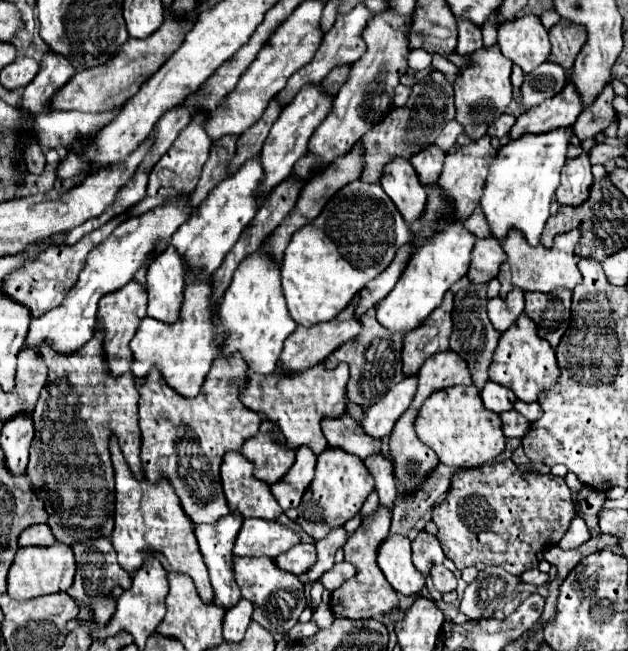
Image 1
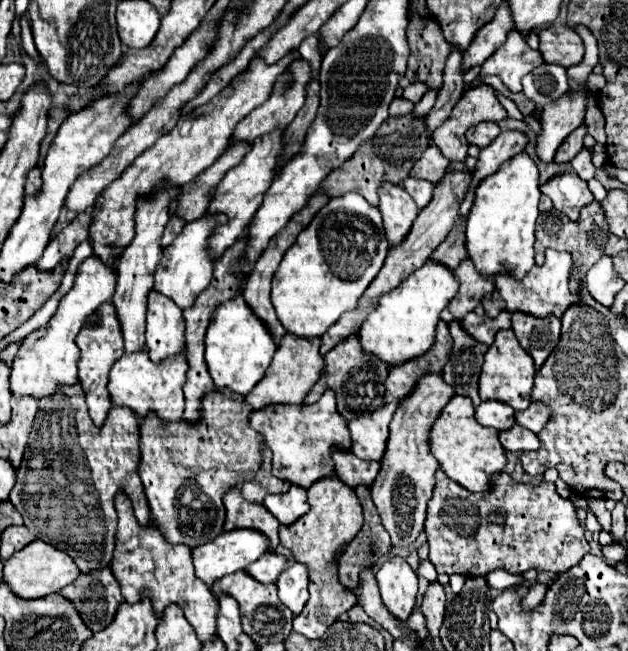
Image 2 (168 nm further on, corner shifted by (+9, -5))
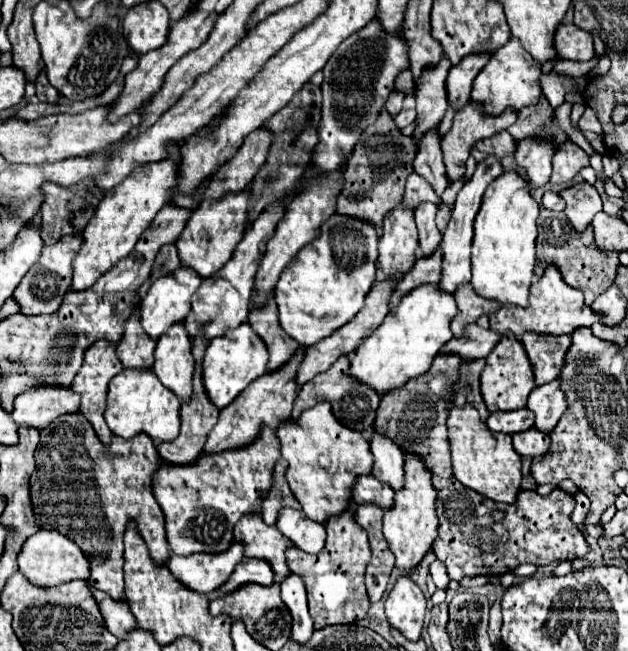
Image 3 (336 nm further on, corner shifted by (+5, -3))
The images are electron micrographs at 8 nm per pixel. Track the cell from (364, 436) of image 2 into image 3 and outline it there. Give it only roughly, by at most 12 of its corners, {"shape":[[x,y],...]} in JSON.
{"shape":[[375,428],[365,430],[373,474],[401,488],[401,448]]}

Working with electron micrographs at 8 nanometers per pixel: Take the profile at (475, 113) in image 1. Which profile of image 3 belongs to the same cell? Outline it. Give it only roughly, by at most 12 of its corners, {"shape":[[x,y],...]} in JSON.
{"shape":[[469,100],[443,136],[447,176],[465,174],[473,142],[507,130],[517,112]]}

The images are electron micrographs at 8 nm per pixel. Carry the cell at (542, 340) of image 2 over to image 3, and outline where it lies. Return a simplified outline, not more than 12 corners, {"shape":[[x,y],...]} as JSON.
{"shape":[[525,332],[535,384],[555,380],[569,334]]}

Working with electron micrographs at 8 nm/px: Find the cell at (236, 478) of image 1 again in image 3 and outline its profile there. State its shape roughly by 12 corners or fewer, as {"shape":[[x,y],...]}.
{"shape":[[243,514],[233,536],[247,556],[265,558],[275,582],[289,574],[291,542],[259,514]]}

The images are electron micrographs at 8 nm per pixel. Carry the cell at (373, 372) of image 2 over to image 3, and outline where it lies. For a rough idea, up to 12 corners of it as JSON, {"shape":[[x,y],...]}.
{"shape":[[343,354],[301,386],[293,418],[317,402],[353,430],[373,426],[379,392],[349,374]]}

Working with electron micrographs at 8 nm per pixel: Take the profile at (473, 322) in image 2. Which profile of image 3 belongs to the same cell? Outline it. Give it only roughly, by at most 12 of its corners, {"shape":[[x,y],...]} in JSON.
{"shape":[[477,324],[463,328],[441,352],[485,358],[501,334]]}

